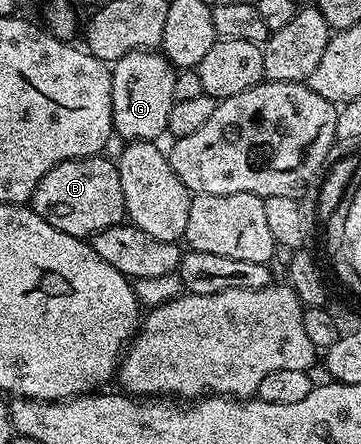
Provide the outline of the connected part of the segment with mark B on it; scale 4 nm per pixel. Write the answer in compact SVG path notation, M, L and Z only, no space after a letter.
M105 154L89 155L83 159L69 159L44 173L36 185L29 206L48 225L79 237L93 237L97 231L108 229L127 218L124 189L120 189L118 164Z

